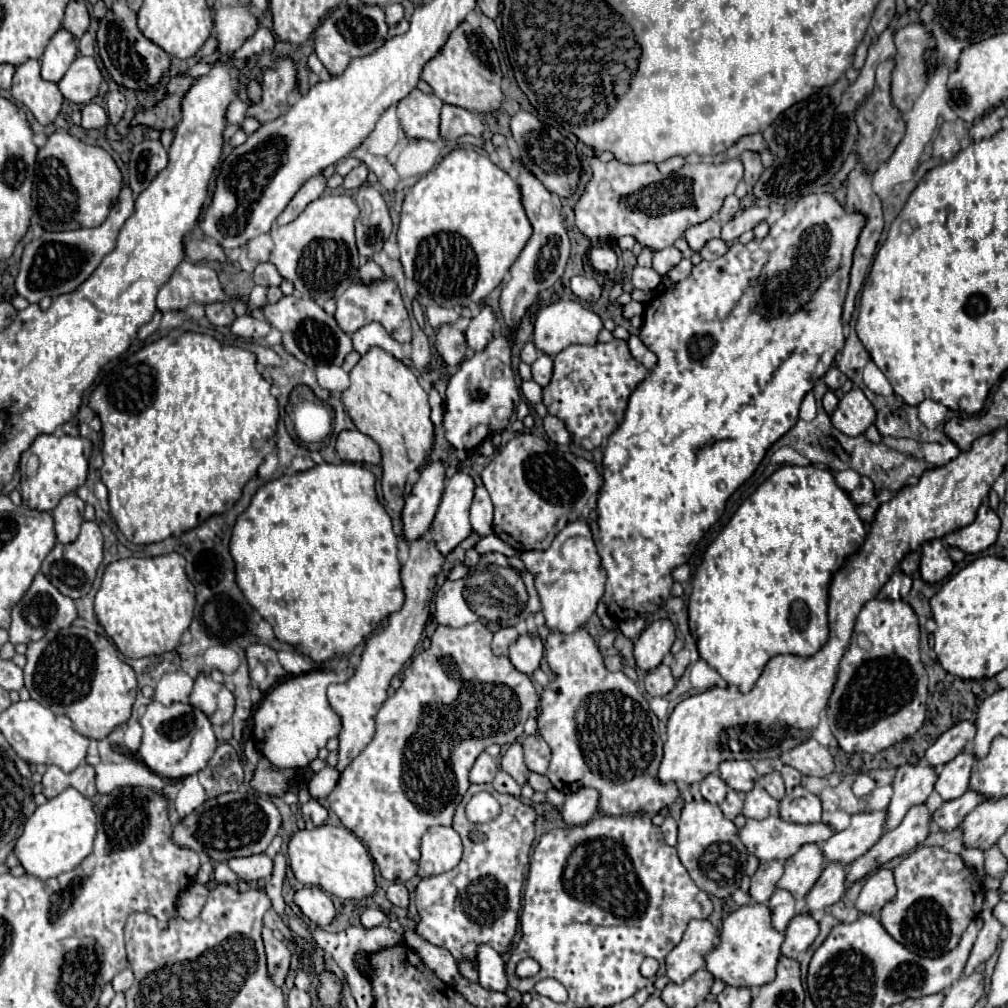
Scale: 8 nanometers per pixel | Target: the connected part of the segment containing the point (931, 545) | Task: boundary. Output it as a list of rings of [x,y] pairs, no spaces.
[[[933,539],[923,545],[919,571],[925,583],[939,583],[953,571],[953,561],[939,539]]]

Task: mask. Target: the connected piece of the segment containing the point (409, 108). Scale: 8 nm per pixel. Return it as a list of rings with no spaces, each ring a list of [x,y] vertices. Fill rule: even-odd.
[[[411,91],[397,105],[397,117],[409,139],[439,139],[439,113],[443,101],[433,93]]]

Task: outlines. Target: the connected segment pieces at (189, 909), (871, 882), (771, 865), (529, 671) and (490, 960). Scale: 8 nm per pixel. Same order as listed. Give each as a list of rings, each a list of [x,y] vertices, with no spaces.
[[[191,883],[187,889],[181,891],[179,895],[179,901],[177,901],[177,913],[183,917],[183,919],[195,919],[197,913],[201,913],[203,905],[205,905],[205,899],[207,899],[207,887],[205,885],[197,885],[197,883]]]
[[[879,869],[877,873],[873,873],[863,889],[861,895],[855,903],[855,907],[865,913],[865,915],[873,915],[875,919],[879,917],[879,911],[883,909],[883,905],[895,897],[895,881],[893,881],[893,871],[891,869]]]
[[[767,861],[761,863],[757,873],[751,877],[751,887],[749,887],[749,895],[755,903],[767,903],[773,895],[773,891],[777,889],[777,881],[783,875],[783,865],[779,861]]]
[[[521,635],[517,643],[509,647],[509,659],[513,667],[529,677],[539,669],[541,657],[543,657],[543,643],[539,637],[533,639],[529,635]]]
[[[479,945],[475,961],[477,961],[481,987],[491,989],[491,991],[505,991],[507,989],[503,959],[501,959],[501,955],[493,947]]]

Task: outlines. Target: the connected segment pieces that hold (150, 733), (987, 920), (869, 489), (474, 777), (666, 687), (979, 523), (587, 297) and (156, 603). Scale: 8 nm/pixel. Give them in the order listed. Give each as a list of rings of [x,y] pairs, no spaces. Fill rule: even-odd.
[[[151,701],[141,717],[141,727],[145,733],[137,755],[153,773],[167,779],[183,779],[199,773],[205,769],[205,763],[209,763],[217,747],[209,719],[189,703],[171,703],[165,707],[157,701]]]
[[[987,893],[985,895],[985,903],[983,903],[983,911],[981,911],[981,919],[983,919],[983,929],[977,935],[977,941],[971,949],[971,957],[967,961],[965,973],[971,973],[977,965],[985,963],[997,949],[999,943],[999,933],[1001,933],[1001,925],[999,921],[993,917],[993,907],[999,903],[999,893]]]
[[[863,477],[861,479],[861,485],[857,487],[857,491],[851,493],[853,501],[855,503],[869,503],[873,497],[875,497],[875,489],[873,489],[873,483],[869,477]]]
[[[481,753],[469,773],[469,781],[471,783],[491,783],[495,773],[497,773],[497,763],[493,761],[493,757],[487,753]]]
[[[665,663],[651,669],[645,677],[645,689],[649,695],[655,695],[655,697],[665,697],[675,685],[677,685],[677,681],[673,679],[671,669]]]
[[[983,503],[977,511],[977,519],[971,525],[945,535],[945,541],[947,545],[957,547],[965,553],[981,553],[997,541],[999,527],[1001,521],[997,519],[995,511]]]
[[[575,275],[571,277],[571,291],[583,301],[596,302],[601,296],[602,287],[593,277]]]
[[[179,553],[147,557],[147,559],[121,559],[107,565],[101,589],[95,595],[95,615],[105,629],[105,633],[113,639],[117,649],[131,659],[149,657],[149,655],[163,655],[173,651],[179,645],[181,635],[189,629],[193,619],[195,607],[195,587],[185,575],[185,559]]]

